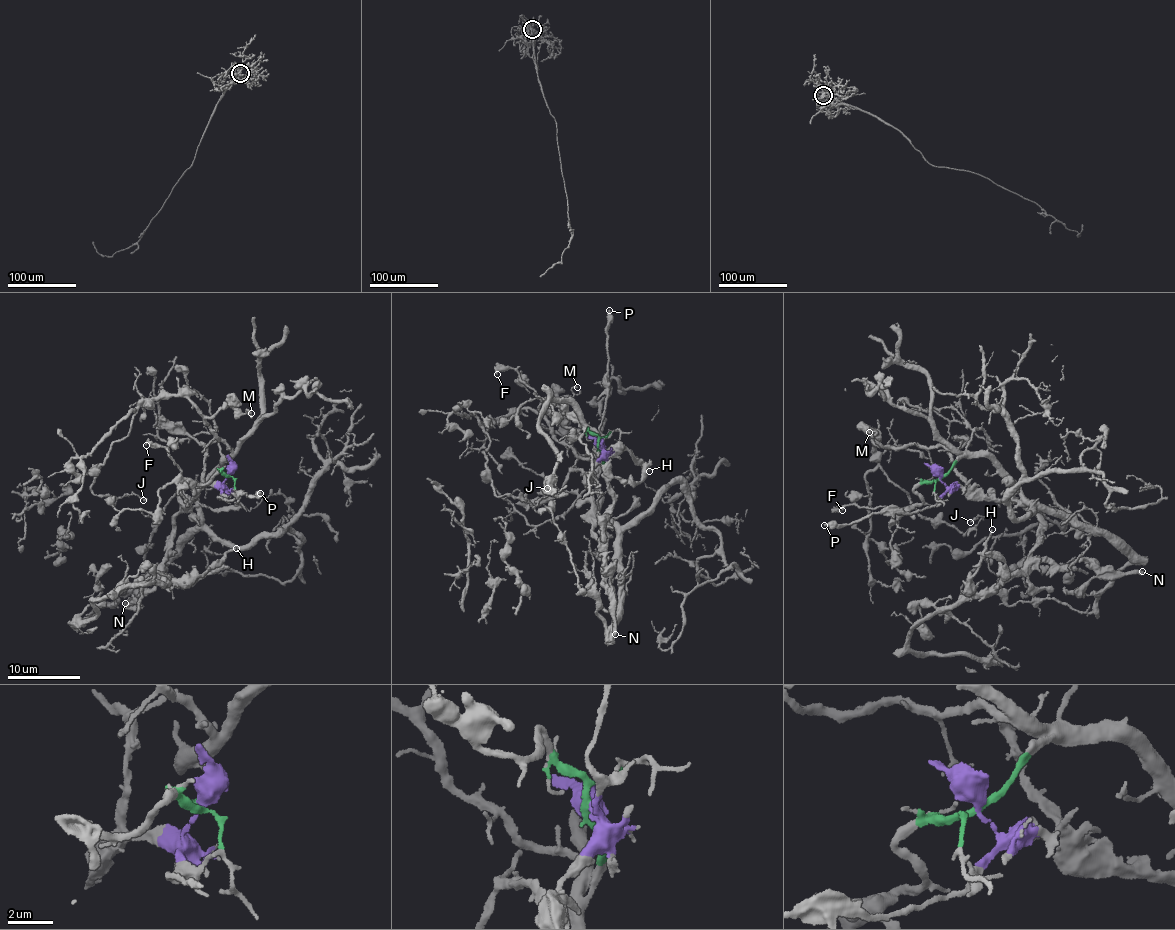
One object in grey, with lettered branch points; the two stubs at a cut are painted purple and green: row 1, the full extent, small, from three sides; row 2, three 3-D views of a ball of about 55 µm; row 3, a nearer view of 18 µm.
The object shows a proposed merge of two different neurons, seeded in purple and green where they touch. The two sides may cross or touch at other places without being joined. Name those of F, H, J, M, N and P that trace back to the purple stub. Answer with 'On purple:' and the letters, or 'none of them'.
On purple: H, N, P

